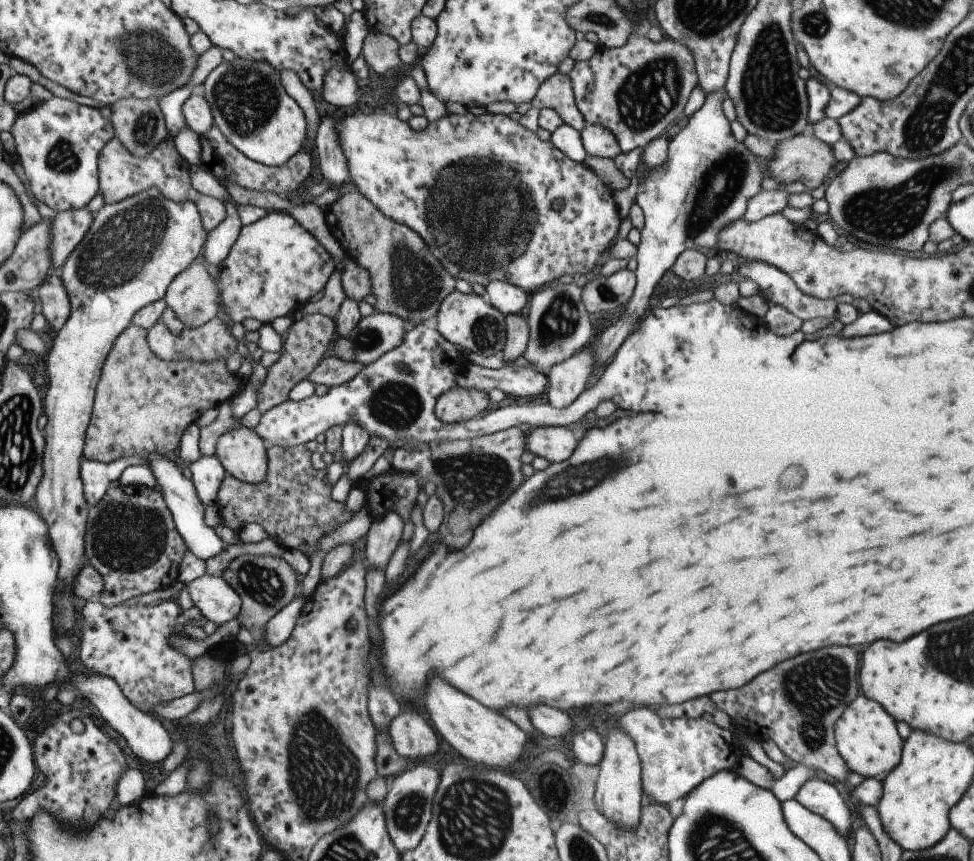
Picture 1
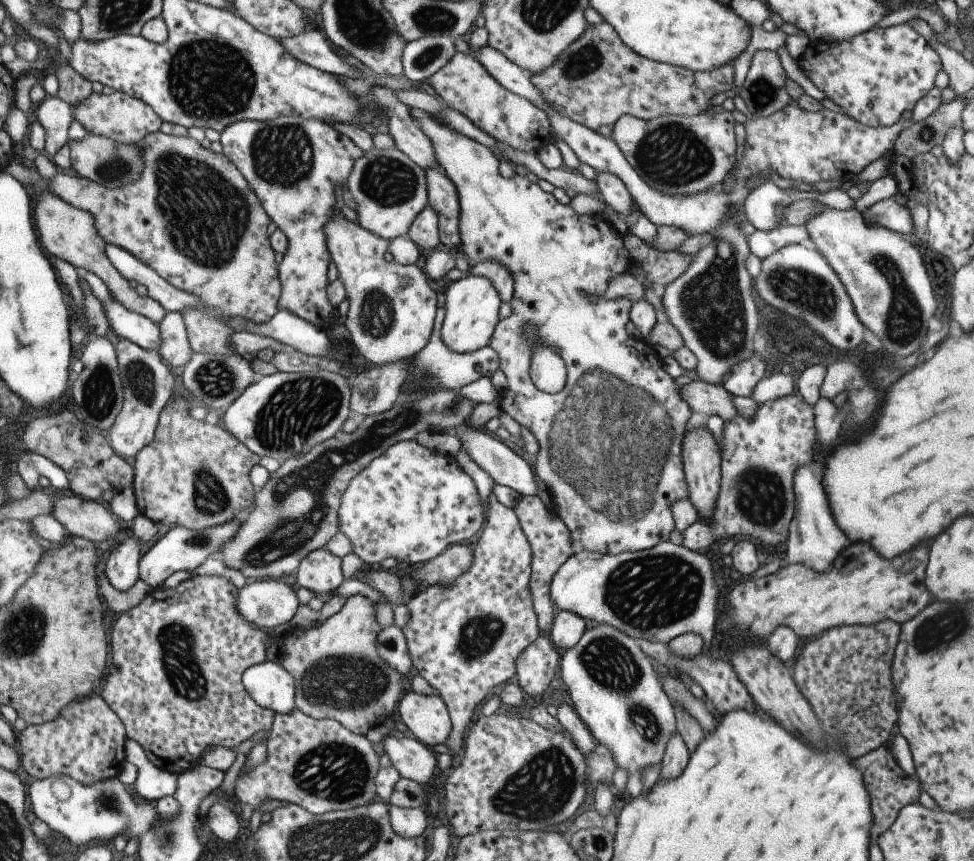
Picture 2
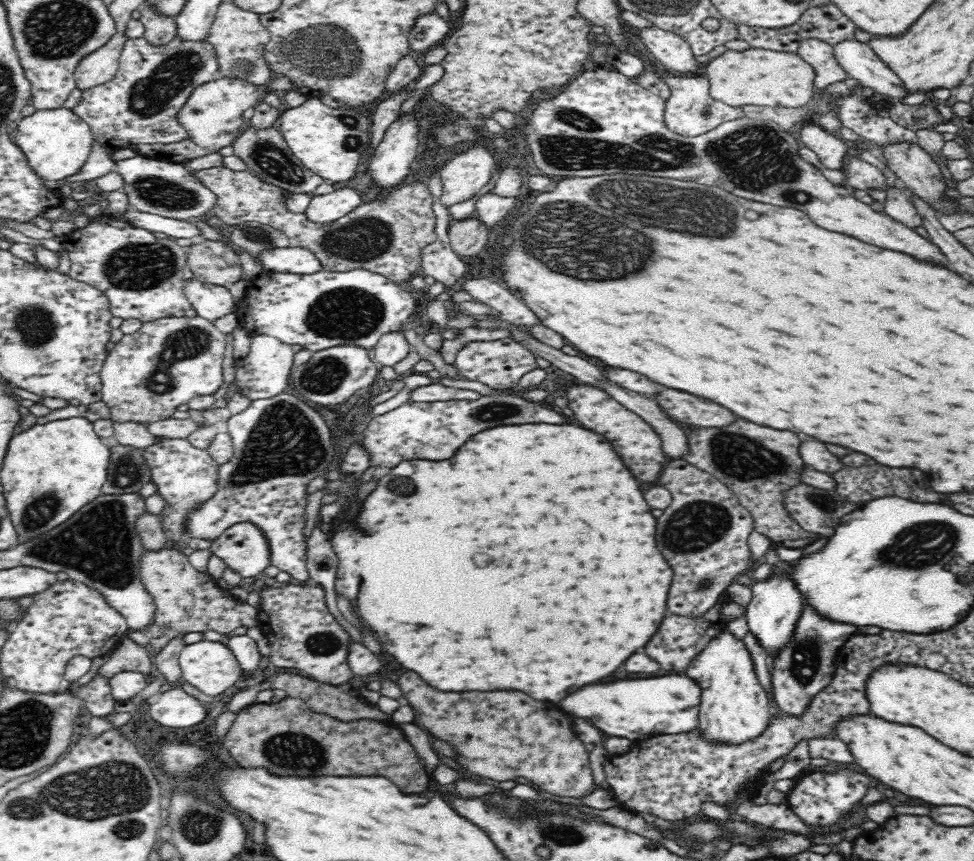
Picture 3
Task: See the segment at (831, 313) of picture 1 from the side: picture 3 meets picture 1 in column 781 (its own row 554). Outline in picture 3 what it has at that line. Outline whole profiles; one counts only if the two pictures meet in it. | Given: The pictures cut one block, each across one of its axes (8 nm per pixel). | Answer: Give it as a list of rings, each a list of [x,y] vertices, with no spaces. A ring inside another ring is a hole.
[[[285,392],[272,398],[254,400],[244,412],[230,415],[226,421],[233,442],[233,458],[218,466],[218,492],[202,502],[198,508],[188,512],[184,524],[187,536],[212,541],[232,524],[251,522],[264,533],[268,541],[271,564],[288,572],[300,583],[309,582],[307,539],[302,535],[305,525],[304,510],[310,495],[306,492],[306,486],[310,480],[323,476],[334,458],[334,447],[326,422],[307,403]]]

